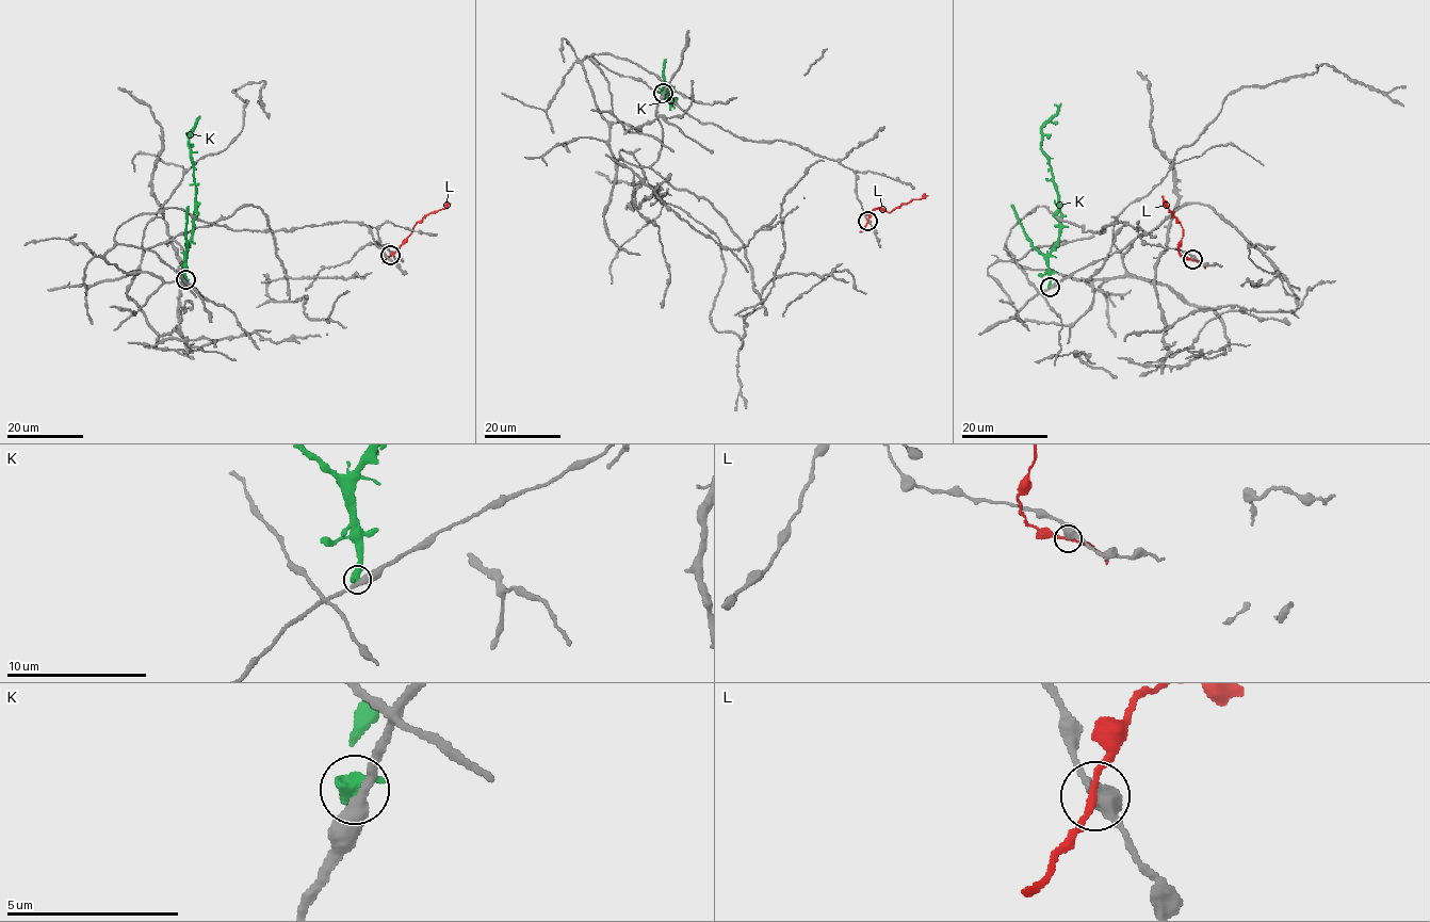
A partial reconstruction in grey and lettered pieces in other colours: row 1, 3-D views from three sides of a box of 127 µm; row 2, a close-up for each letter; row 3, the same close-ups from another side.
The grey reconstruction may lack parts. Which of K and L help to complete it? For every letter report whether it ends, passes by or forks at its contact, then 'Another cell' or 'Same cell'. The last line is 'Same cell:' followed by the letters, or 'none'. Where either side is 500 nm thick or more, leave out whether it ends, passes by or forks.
K: Another cell
L: It passes by. Another cell
Same cell: none

